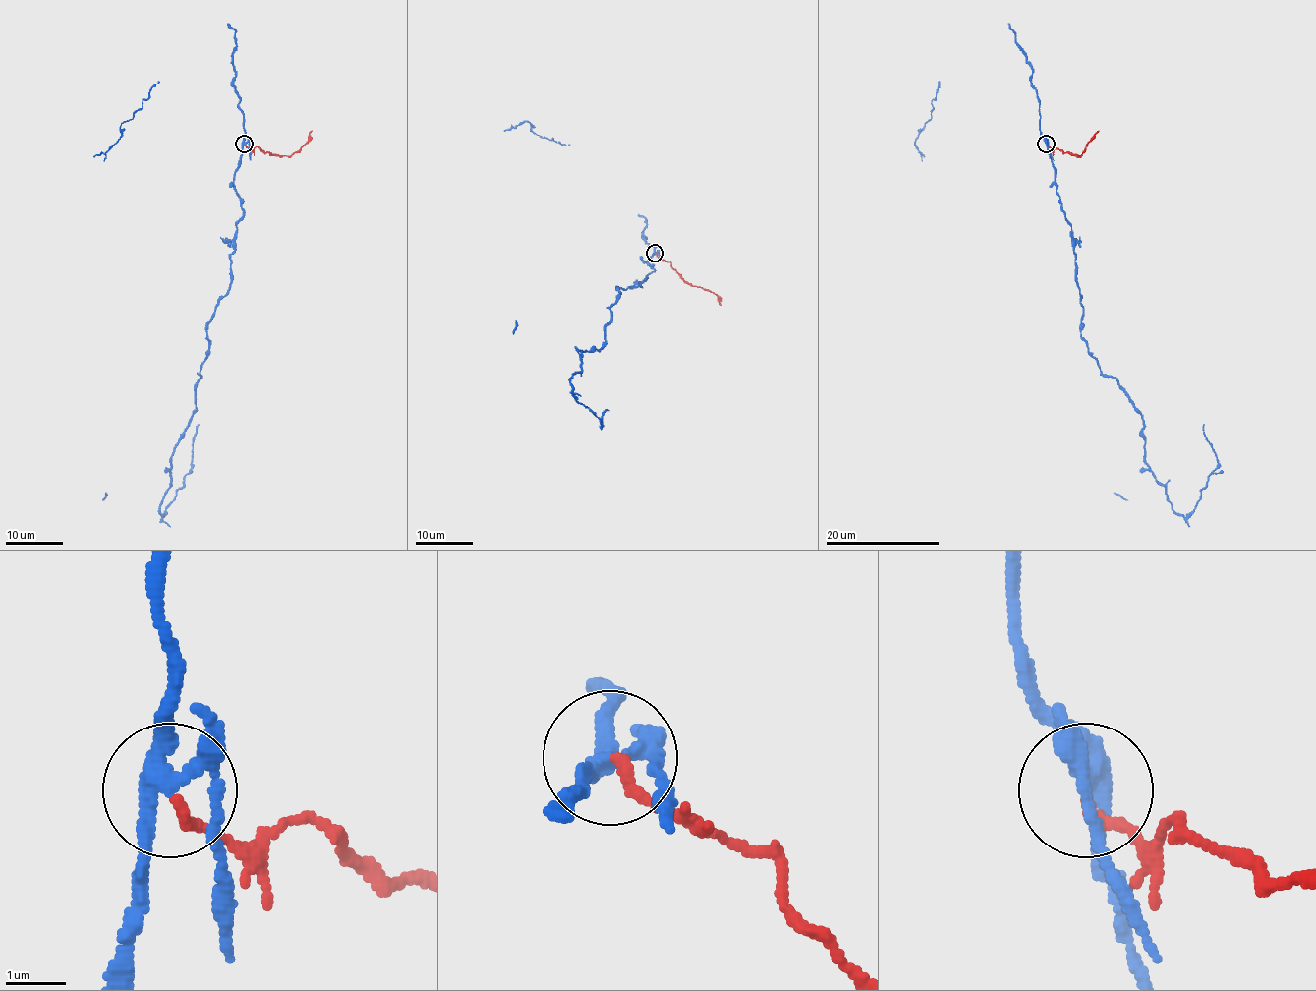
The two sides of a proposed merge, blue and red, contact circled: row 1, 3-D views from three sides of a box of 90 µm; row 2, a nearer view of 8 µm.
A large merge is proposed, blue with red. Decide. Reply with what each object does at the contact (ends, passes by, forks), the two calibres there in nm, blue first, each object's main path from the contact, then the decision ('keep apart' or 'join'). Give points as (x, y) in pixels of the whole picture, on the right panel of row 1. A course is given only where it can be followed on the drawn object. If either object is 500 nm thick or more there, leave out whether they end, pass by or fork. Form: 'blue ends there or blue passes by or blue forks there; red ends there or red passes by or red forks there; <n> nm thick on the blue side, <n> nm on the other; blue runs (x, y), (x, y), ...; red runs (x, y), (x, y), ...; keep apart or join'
blue forks there; red ends there; 260 nm thick on the blue side, 200 nm on the other; blue runs (1046, 145), (1071, 227), (1080, 337), (1140, 414), (1144, 463), (1181, 515), (1194, 508), (1217, 464), (1204, 424); red runs (1046, 145), (1050, 148), (1080, 155), (1099, 130); keep apart

